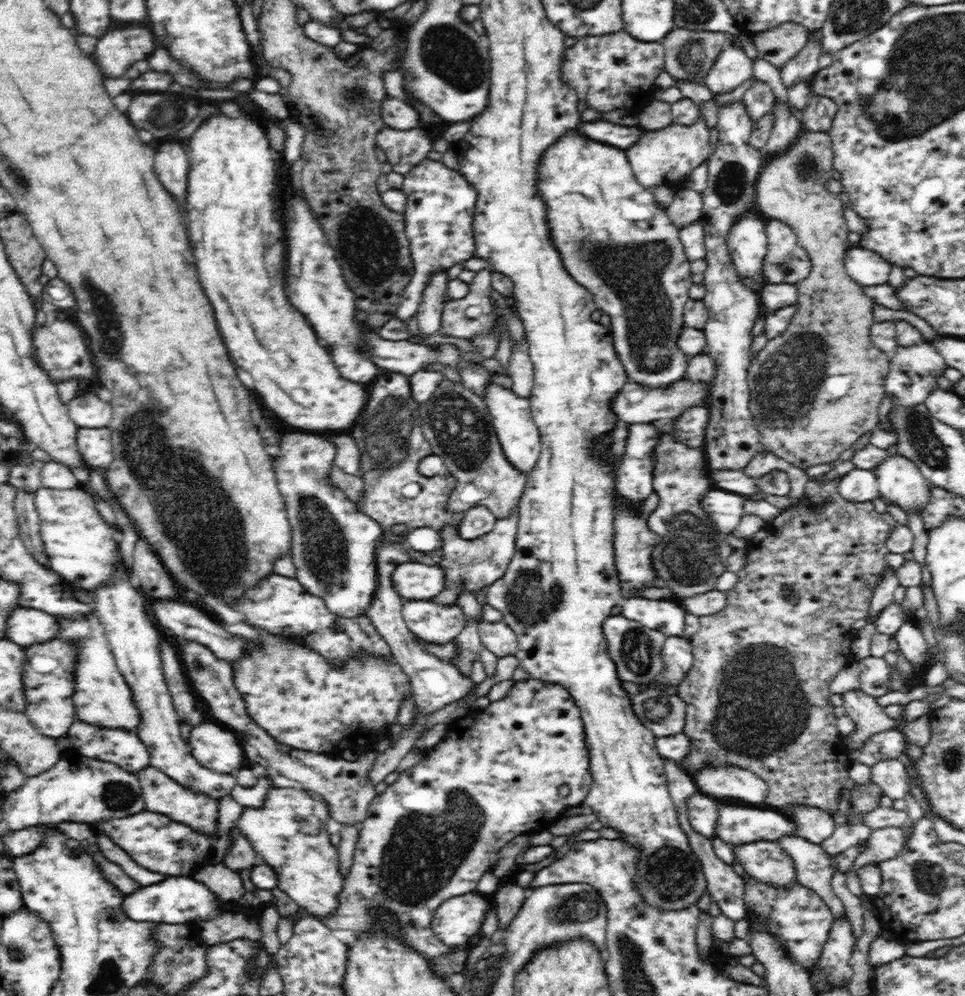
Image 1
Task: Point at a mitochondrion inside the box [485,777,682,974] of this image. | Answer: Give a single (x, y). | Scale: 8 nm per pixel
(581, 907)

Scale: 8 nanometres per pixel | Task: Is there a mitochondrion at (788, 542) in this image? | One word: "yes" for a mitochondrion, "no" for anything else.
no

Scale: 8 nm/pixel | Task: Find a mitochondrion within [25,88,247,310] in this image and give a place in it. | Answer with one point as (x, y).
(153, 116)

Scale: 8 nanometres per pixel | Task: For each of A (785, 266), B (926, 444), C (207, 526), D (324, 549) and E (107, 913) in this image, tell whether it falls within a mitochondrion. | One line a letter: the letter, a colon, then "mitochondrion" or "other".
A: mitochondrion
B: mitochondrion
C: mitochondrion
D: mitochondrion
E: mitochondrion

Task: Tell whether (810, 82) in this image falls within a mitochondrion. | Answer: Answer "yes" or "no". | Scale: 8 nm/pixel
no

